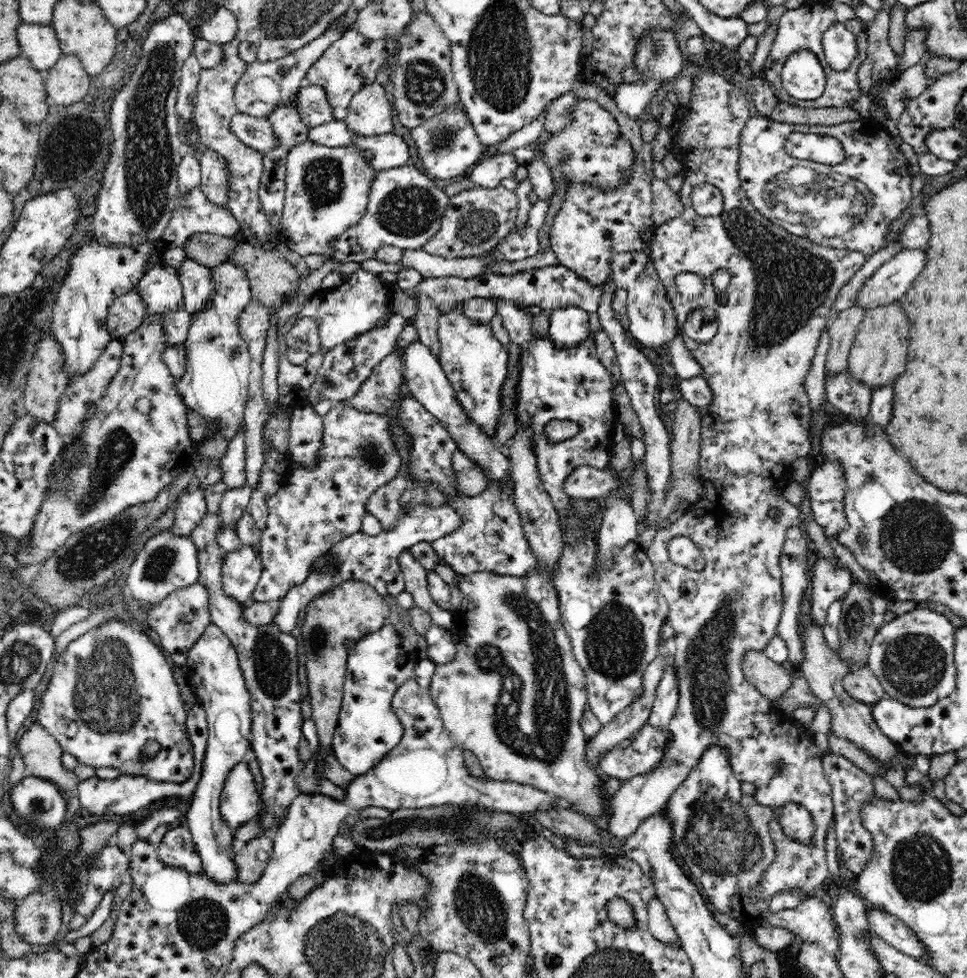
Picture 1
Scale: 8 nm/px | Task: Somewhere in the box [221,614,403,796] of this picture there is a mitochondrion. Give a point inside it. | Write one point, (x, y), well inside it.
(272, 659)

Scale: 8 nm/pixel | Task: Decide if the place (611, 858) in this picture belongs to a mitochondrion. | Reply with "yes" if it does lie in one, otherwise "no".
no

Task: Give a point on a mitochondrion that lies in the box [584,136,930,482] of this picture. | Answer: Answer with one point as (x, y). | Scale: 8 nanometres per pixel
(792, 282)

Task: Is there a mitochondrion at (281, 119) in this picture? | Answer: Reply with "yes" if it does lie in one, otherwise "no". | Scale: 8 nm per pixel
no

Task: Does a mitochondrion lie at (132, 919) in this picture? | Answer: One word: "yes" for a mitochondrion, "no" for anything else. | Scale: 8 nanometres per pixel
no

